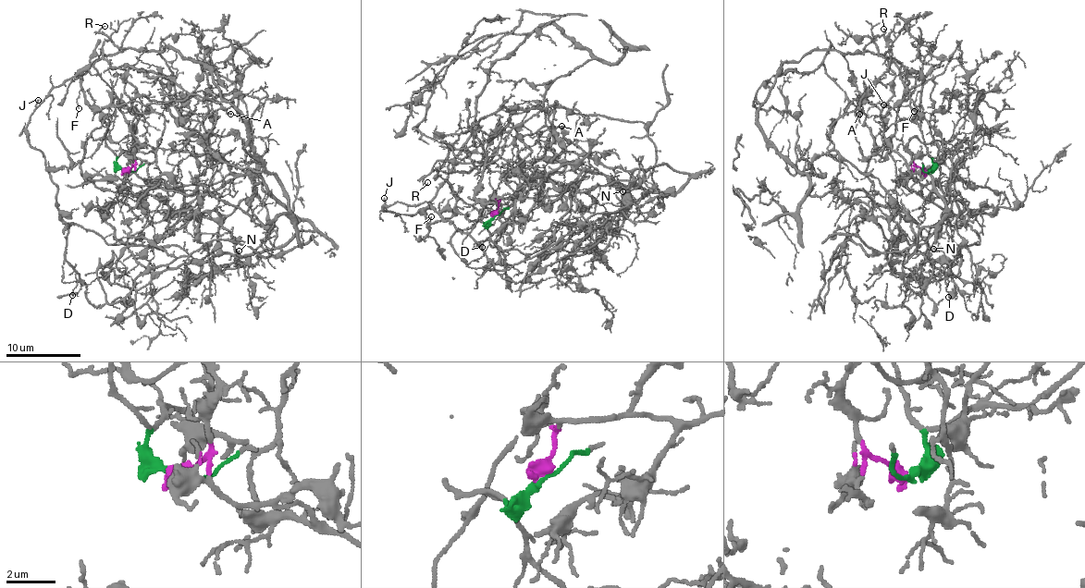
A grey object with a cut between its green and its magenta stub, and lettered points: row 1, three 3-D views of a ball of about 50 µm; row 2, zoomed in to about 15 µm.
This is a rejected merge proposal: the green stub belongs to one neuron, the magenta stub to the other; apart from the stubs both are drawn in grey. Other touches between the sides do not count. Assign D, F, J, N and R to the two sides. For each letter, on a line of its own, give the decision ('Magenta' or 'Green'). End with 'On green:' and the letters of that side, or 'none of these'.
D: Green
F: Green
J: Green
N: Magenta
R: Green
On green: D, F, J, R

